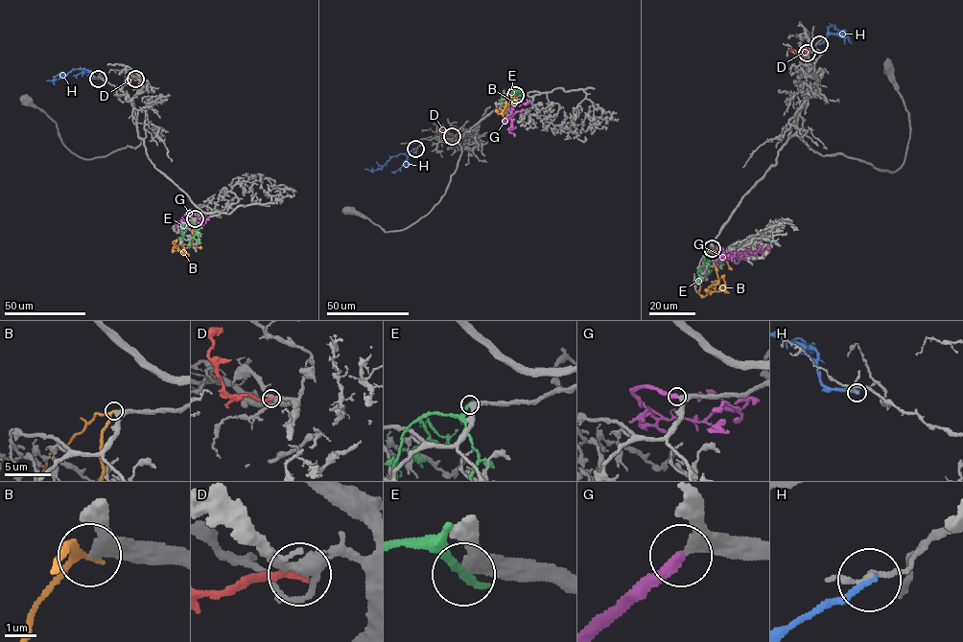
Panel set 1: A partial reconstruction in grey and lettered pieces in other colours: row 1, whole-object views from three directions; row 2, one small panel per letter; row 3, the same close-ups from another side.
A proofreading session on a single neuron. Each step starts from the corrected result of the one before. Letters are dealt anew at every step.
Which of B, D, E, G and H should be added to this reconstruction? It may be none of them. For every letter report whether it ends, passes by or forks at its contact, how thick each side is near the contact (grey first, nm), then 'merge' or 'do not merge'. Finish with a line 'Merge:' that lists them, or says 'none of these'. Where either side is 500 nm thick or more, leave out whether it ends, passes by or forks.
B: it passes by; 320 nm thick on the grey side, 190 nm on the other; do not merge
D: it ends there; 320 nm thick on the grey side, 240 nm on the other; do not merge
E: it ends there; 400 nm thick on the grey side, 280 nm on the other; do not merge
G: it ends there; 300 nm thick on the grey side, 360 nm on the other; merge
H: it ends there; 120 nm thick on the grey side, 220 nm on the other; do not merge
Merge: G

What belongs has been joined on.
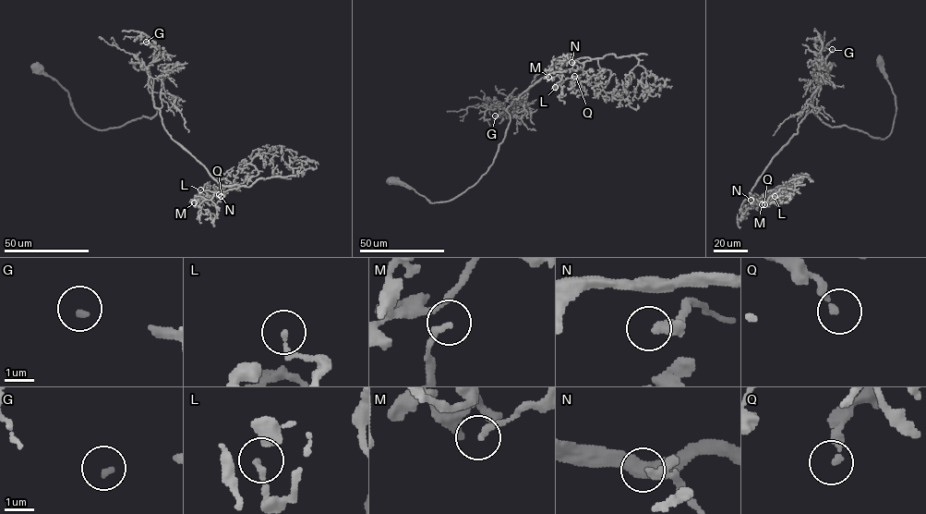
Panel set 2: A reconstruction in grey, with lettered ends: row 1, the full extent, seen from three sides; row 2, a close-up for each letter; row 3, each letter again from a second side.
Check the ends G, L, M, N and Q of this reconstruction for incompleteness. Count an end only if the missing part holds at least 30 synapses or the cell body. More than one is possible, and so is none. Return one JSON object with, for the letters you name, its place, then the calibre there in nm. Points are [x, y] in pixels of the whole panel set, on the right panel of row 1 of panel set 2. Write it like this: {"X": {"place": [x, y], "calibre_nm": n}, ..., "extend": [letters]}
{"G": {"place": [832, 49], "calibre_nm": 130}, "extend": ["G"]}

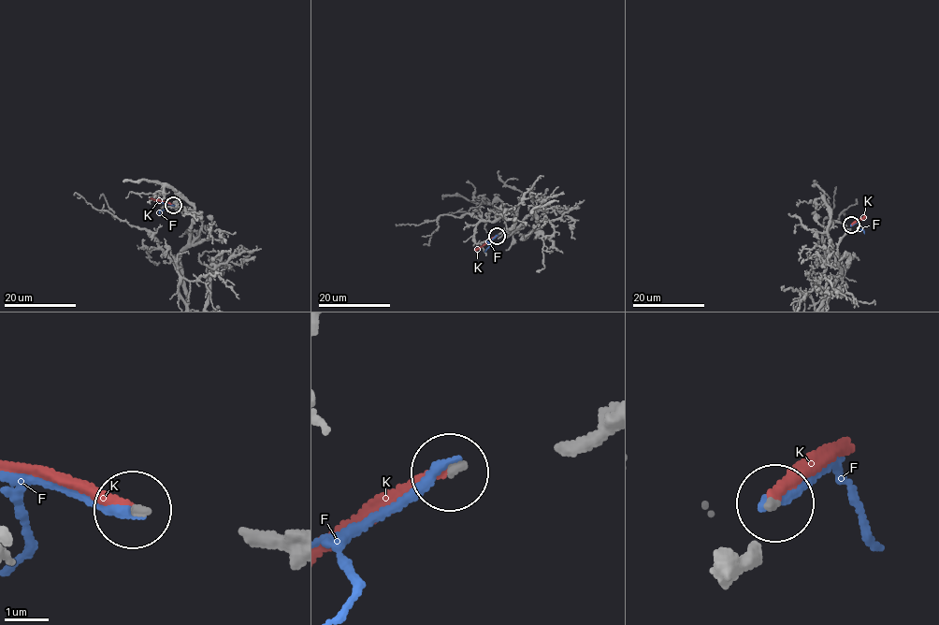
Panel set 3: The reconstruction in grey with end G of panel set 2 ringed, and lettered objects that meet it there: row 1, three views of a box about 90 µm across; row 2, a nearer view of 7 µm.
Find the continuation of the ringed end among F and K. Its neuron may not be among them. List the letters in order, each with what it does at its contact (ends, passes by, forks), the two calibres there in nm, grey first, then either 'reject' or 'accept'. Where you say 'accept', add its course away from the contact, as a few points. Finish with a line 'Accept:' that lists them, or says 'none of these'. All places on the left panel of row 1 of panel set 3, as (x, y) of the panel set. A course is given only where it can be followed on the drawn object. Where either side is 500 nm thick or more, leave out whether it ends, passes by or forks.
F: it ends | 130/280 nm | reject
K: it ends | 130/240 nm | accept | via (173, 205), (149, 198)
Accept: K

